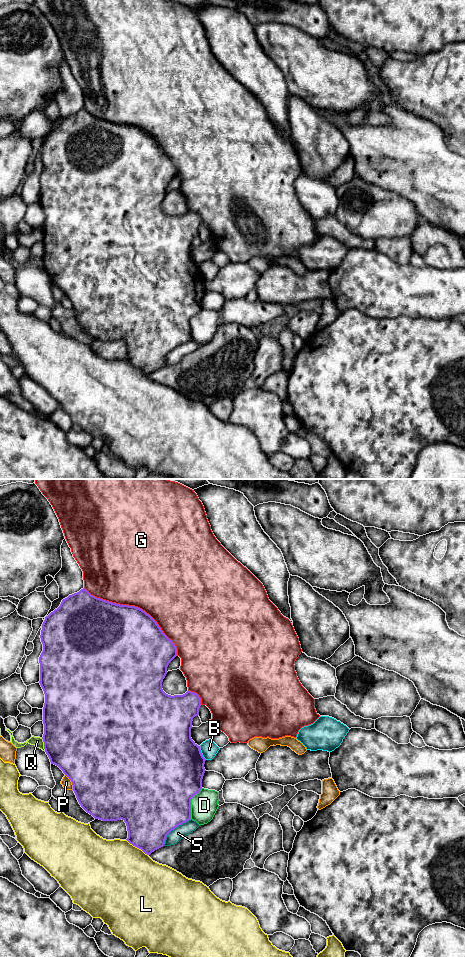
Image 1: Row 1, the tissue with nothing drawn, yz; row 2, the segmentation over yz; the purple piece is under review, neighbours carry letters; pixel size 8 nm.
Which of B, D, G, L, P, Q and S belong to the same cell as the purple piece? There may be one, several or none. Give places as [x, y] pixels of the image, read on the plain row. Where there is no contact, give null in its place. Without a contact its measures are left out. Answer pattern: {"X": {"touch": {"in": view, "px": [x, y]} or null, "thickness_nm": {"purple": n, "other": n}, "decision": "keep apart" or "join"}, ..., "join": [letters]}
{"B": {"touch": {"in": "yz", "px": [201, 273]}, "thickness_nm": {"purple": 500, "other": 140}, "decision": "keep apart"}, "D": {"touch": {"in": "yz", "px": [190, 323]}, "thickness_nm": {"purple": 500, "other": 220}, "decision": "keep apart"}, "G": {"touch": {"in": "yz", "px": [136, 127]}, "thickness_nm": {"purple": 500, "other": 500}, "decision": "keep apart"}, "L": {"touch": {"in": "yz", "px": [137, 367]}, "thickness_nm": {"purple": 380, "other": 500}, "decision": "keep apart"}, "P": {"touch": {"in": "yz", "px": [71, 301]}, "thickness_nm": {"purple": 500, "other": 80}, "decision": "keep apart"}, "Q": {"touch": {"in": "yz", "px": [44, 264]}, "thickness_nm": {"purple": 500, "other": 80}, "decision": "keep apart"}, "S": {"touch": {"in": "yz", "px": [174, 348]}, "thickness_nm": {"purple": 500, "other": 100}, "decision": "keep apart"}, "join": []}

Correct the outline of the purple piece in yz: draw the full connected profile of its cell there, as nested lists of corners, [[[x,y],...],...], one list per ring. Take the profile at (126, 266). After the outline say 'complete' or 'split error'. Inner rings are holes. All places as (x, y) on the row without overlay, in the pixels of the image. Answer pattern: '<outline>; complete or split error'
[[[86,109],[69,115],[60,126],[45,137],[41,150],[43,171],[39,177],[40,205],[45,214],[43,227],[44,269],[51,284],[58,286],[71,300],[73,311],[81,327],[95,339],[102,341],[123,340],[126,343],[128,358],[133,366],[150,375],[165,364],[167,355],[179,345],[191,340],[191,319],[202,309],[205,293],[200,266],[191,258],[192,241],[199,235],[201,218],[197,213],[187,211],[183,215],[168,215],[162,209],[169,183],[177,176],[177,168],[161,150],[157,142],[142,129],[112,123],[91,115]]]; complete

